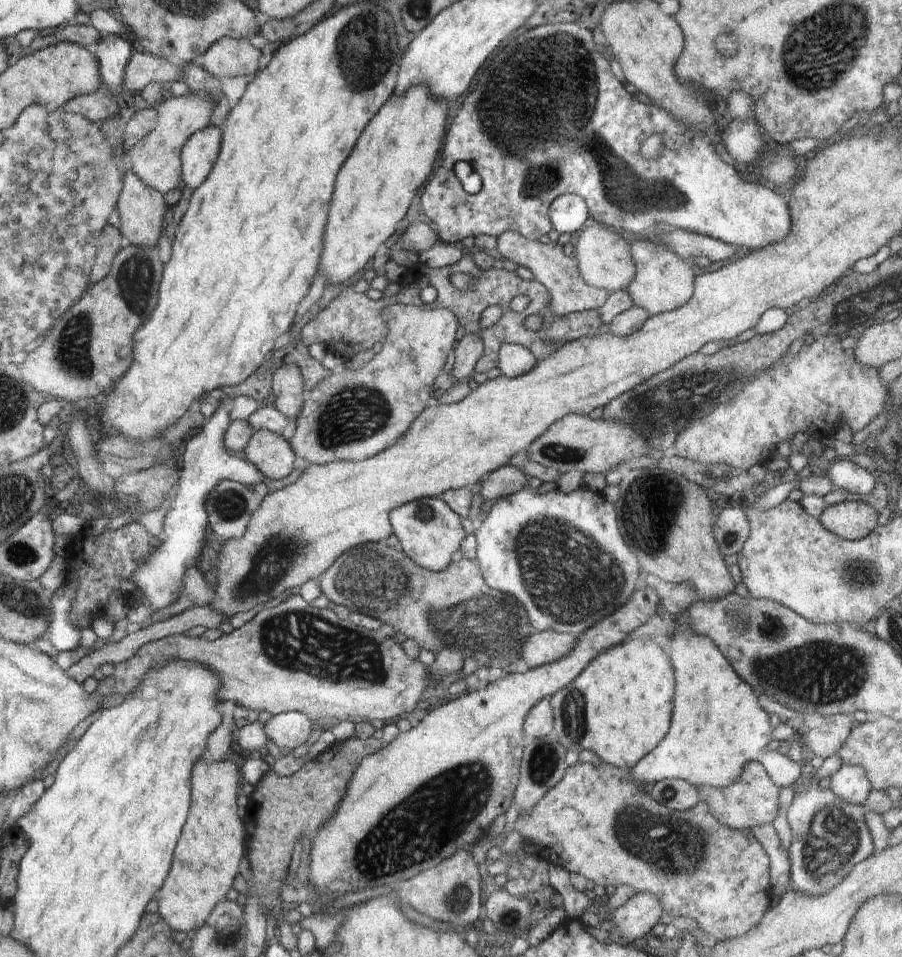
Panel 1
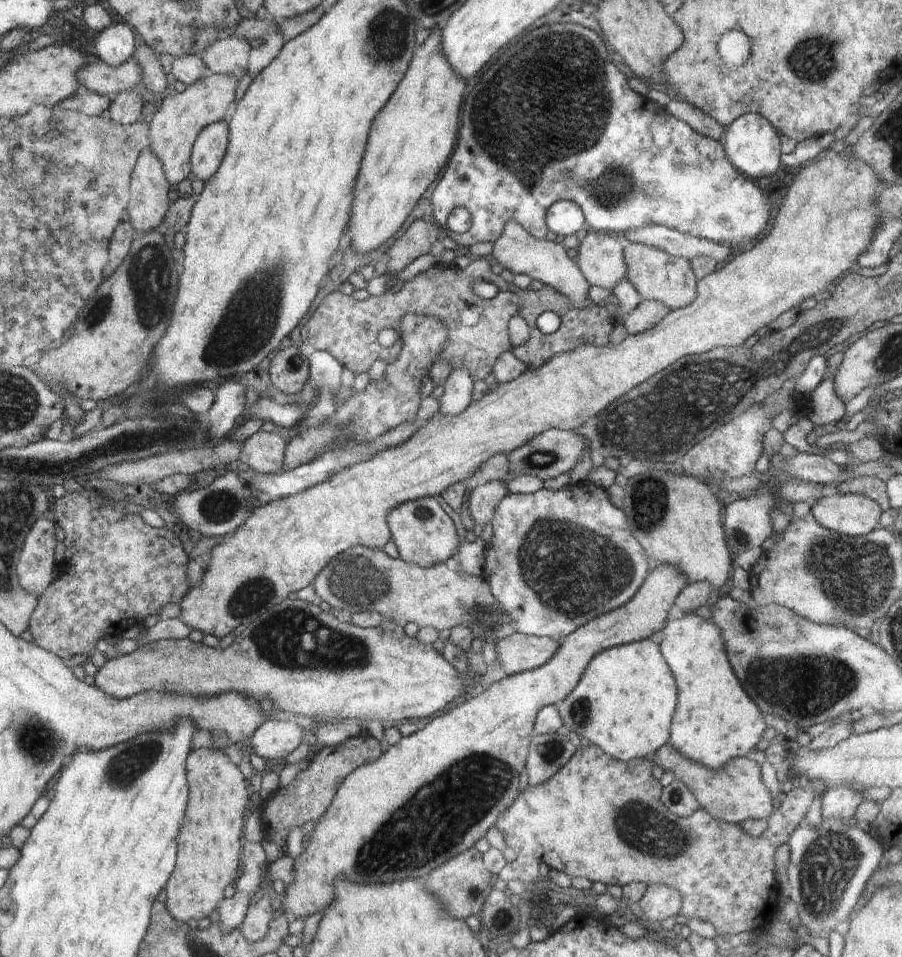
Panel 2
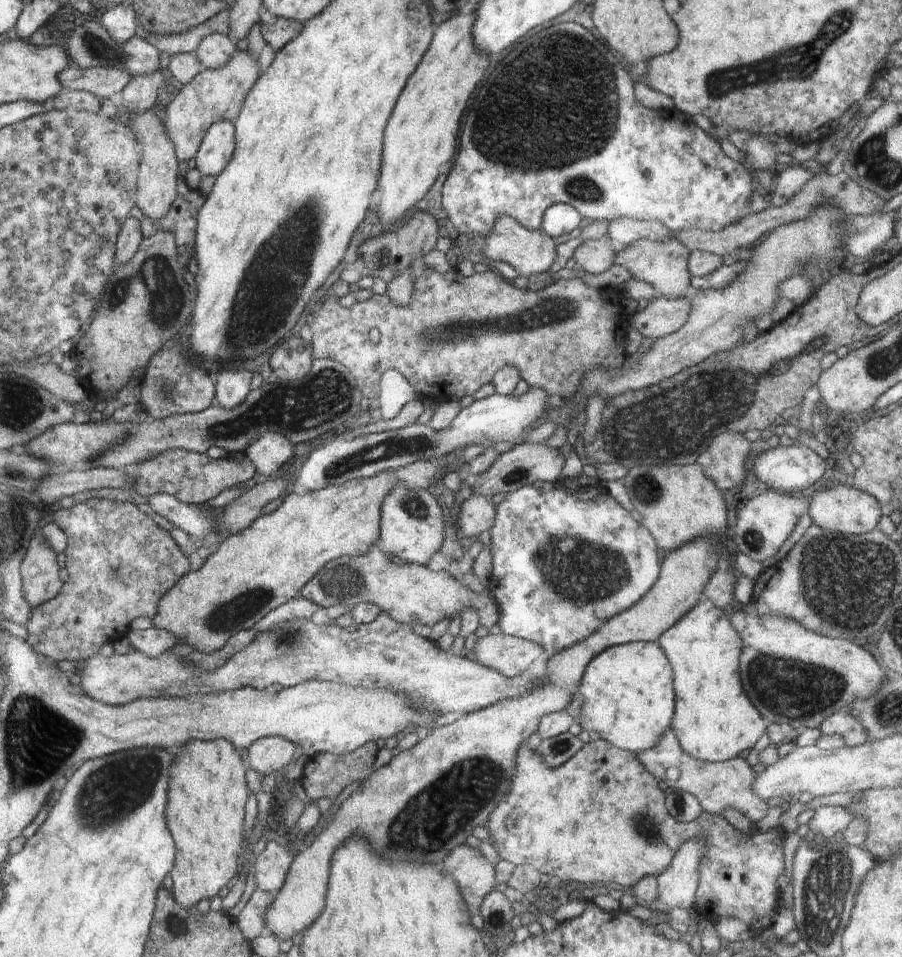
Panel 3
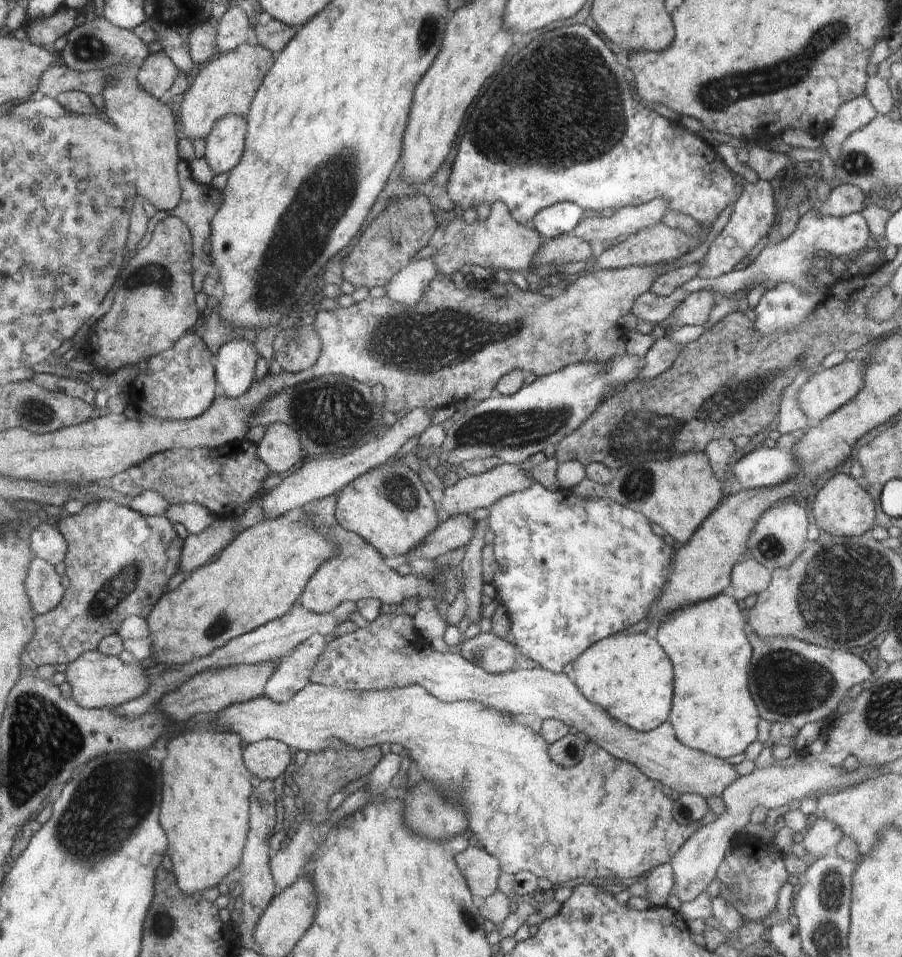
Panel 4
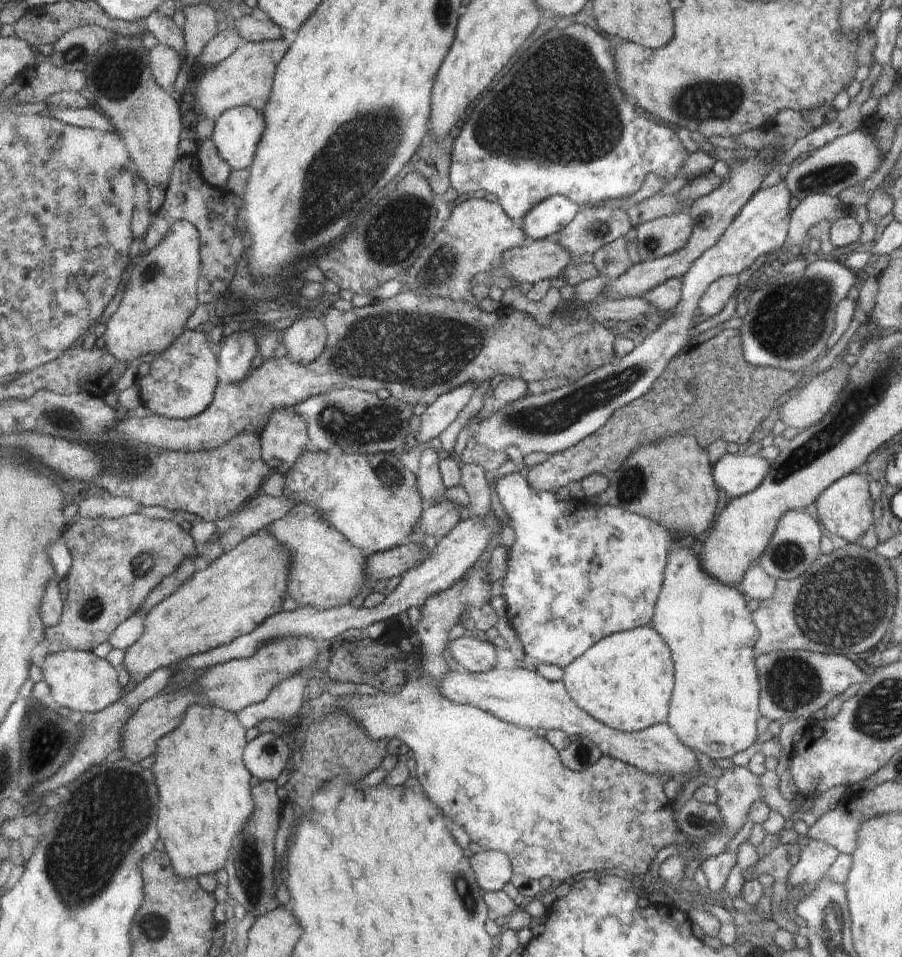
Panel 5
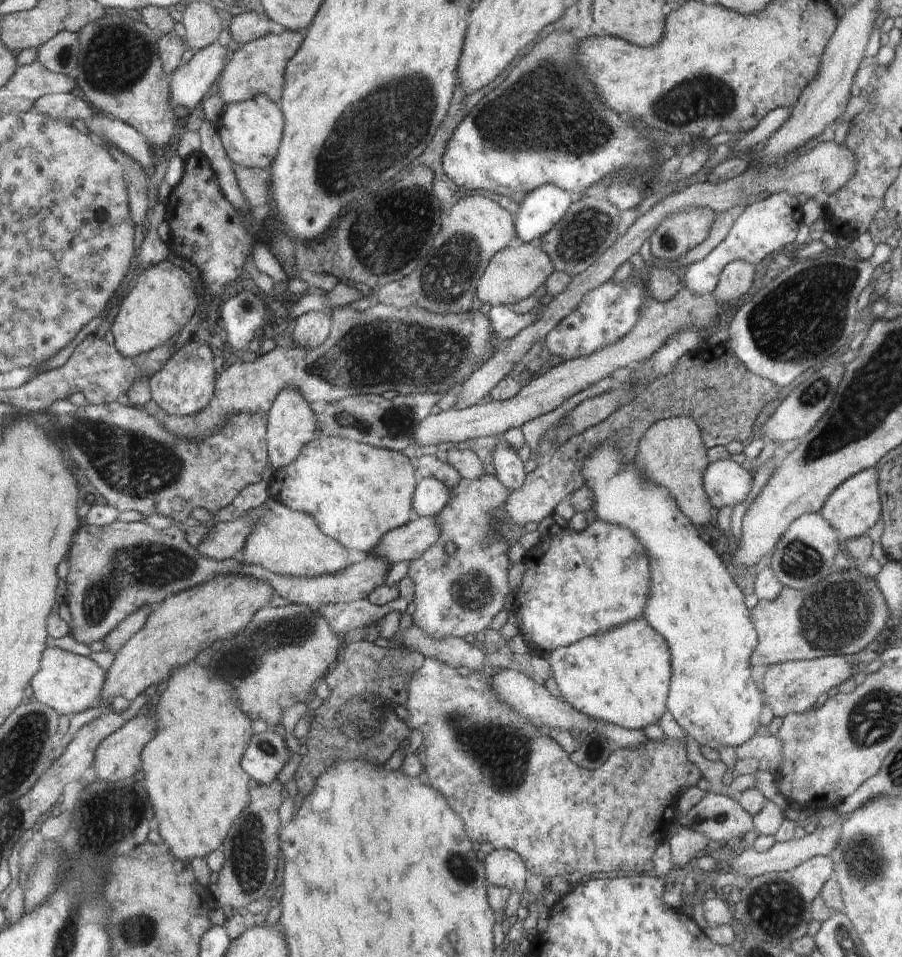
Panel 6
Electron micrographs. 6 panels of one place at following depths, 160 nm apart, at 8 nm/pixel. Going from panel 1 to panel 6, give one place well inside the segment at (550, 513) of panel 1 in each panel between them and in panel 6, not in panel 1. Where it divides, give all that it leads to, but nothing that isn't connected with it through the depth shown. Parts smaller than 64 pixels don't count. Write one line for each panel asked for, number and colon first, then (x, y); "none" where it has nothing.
2: (557, 559)
3: (547, 592)
4: (573, 571)
5: (576, 574)
6: (576, 584)

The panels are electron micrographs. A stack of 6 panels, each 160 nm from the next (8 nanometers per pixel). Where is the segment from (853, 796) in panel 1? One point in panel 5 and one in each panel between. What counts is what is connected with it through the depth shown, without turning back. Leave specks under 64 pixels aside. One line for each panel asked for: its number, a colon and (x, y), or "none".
2: (839, 802)
3: (827, 821)
4: (823, 837)
5: (815, 857)

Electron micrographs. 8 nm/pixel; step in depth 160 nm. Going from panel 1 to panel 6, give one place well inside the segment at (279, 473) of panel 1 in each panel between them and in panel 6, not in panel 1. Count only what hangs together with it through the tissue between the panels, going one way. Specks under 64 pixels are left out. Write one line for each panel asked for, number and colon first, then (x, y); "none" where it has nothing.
2: (264, 452)
3: (268, 452)
4: (280, 449)
5: (283, 439)
6: (292, 424)

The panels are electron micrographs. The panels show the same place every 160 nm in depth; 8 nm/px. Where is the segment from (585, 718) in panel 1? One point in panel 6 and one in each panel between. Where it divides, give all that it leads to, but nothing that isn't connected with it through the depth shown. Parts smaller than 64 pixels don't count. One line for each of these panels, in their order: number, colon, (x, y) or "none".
2: (624, 703)
3: (628, 696)
4: (630, 676)
5: (625, 680)
6: (621, 676)

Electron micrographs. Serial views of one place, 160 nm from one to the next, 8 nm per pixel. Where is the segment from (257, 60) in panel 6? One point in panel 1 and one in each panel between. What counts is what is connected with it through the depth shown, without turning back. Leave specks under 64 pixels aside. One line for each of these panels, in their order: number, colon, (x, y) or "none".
1: (156, 159)
2: (181, 118)
3: (213, 95)
4: (228, 84)
5: (246, 77)

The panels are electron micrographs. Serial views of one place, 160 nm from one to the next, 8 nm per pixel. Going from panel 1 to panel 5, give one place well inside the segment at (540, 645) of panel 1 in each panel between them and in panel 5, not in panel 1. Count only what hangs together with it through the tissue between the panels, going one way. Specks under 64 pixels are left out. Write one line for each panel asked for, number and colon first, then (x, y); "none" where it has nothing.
2: (516, 652)
3: (509, 655)
4: (487, 650)
5: (476, 655)

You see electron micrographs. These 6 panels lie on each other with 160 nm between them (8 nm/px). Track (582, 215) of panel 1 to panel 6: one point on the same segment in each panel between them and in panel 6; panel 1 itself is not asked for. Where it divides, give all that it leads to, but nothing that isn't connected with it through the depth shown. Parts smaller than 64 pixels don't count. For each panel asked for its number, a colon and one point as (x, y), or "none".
2: (564, 217)
3: (558, 219)
4: (554, 221)
5: (545, 219)
6: (542, 208)

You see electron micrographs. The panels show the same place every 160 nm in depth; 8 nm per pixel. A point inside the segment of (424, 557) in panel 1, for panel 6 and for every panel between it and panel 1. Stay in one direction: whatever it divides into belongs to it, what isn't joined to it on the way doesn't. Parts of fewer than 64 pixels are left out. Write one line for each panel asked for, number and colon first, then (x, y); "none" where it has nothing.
2: (416, 526)
3: (412, 528)
4: (389, 507)
5: (374, 501)
6: (356, 493)

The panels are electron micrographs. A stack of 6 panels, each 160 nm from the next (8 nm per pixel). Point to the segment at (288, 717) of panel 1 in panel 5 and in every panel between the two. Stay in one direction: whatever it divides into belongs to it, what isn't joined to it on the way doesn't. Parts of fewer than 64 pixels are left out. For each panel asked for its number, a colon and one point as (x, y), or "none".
2: (275, 738)
3: (268, 754)
4: (268, 758)
5: (265, 756)

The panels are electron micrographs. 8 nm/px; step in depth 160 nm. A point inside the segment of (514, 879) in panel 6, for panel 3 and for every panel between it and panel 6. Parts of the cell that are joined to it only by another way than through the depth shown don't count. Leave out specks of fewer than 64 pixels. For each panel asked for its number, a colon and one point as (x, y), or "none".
3: (474, 873)
4: (480, 868)
5: (493, 869)

